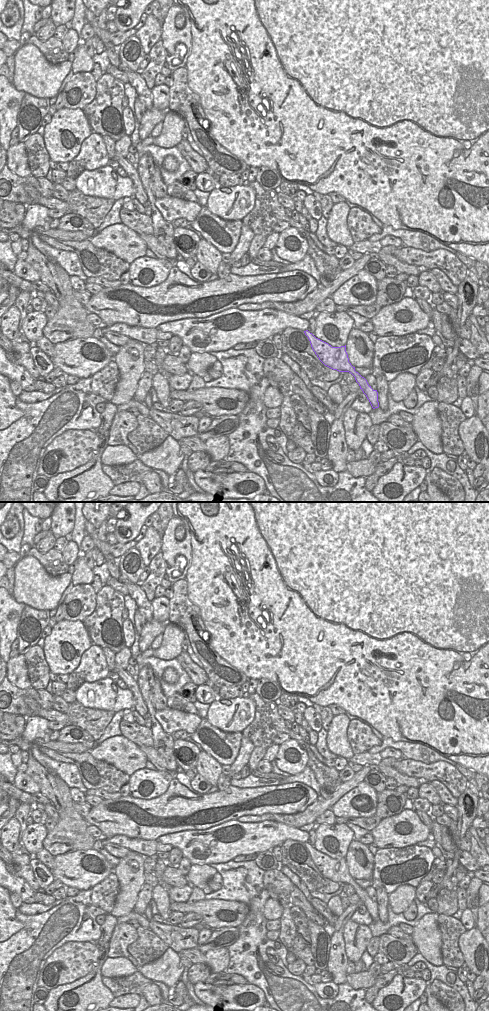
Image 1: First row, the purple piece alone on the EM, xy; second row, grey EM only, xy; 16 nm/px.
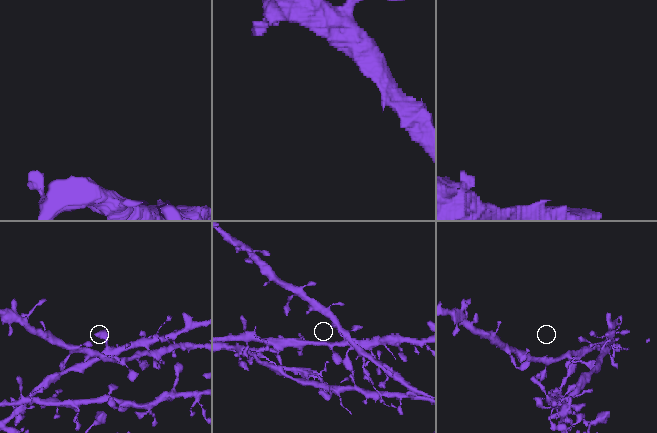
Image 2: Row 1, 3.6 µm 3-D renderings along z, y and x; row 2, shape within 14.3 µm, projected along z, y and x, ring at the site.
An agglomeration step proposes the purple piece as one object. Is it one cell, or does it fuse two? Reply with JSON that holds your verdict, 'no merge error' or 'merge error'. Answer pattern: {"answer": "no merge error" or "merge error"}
{"answer": "no merge error"}

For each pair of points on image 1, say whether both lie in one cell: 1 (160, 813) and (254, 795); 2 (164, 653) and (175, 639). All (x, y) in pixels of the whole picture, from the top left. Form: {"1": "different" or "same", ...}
{"1": "same", "2": "same"}

